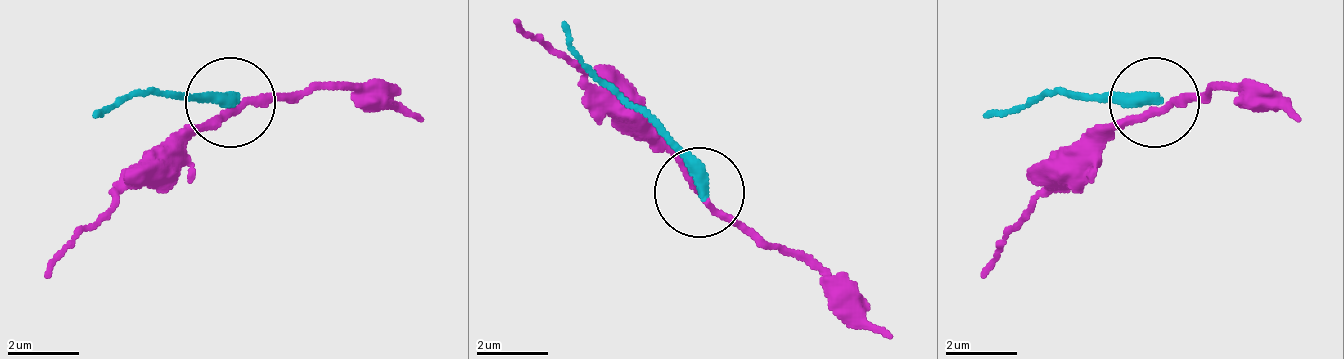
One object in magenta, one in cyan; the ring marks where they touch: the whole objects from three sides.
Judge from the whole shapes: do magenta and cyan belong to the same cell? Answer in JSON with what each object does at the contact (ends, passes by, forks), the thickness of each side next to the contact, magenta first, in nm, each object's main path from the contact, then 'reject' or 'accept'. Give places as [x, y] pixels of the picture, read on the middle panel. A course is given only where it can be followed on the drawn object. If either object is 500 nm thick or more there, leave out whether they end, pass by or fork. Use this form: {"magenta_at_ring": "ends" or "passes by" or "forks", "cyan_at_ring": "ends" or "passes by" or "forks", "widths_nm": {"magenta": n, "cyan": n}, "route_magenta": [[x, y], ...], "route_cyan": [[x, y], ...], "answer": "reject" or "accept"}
{"magenta_at_ring": "passes by", "cyan_at_ring": "ends", "widths_nm": {"magenta": 180, "cyan": 400}, "route_magenta": [[696, 194], [651, 140], [516, 23]], "route_cyan": [[696, 194], [696, 167], [588, 68], [561, 23]], "answer": "reject"}

